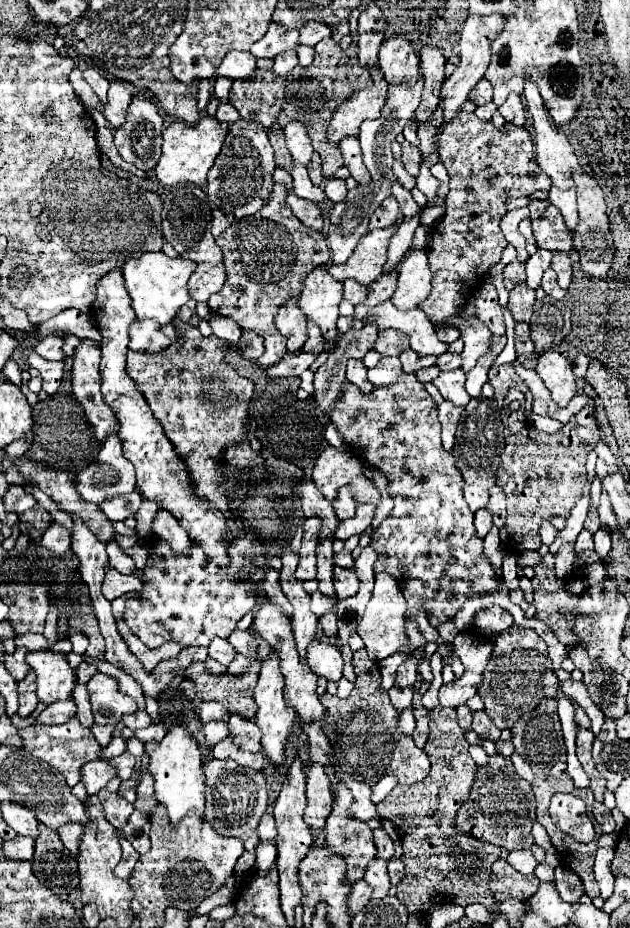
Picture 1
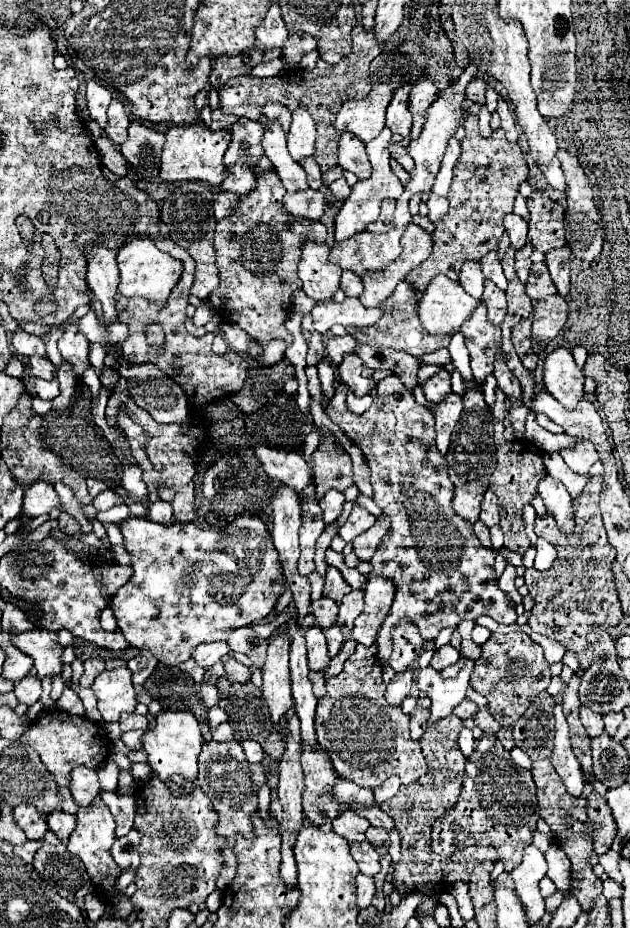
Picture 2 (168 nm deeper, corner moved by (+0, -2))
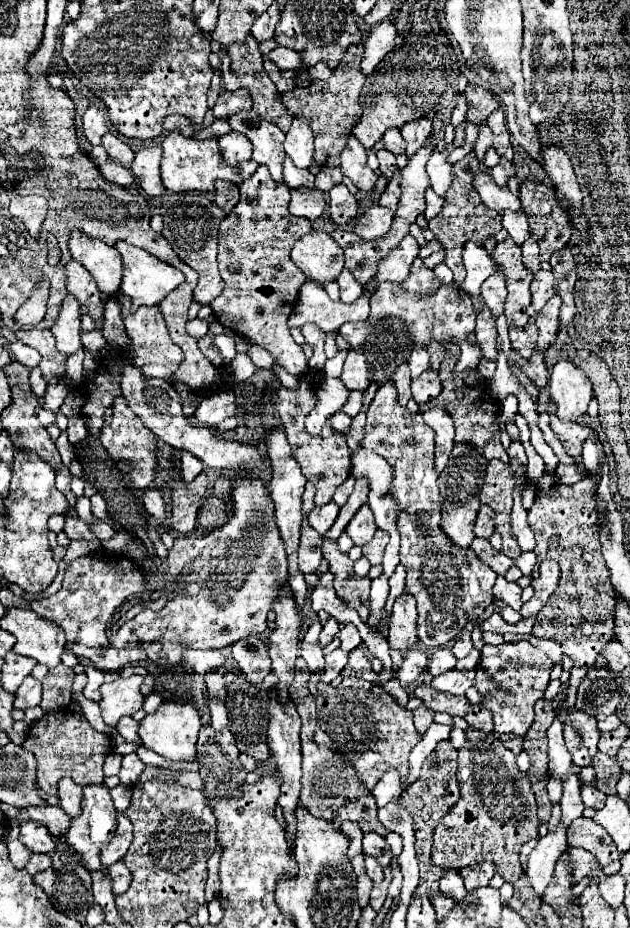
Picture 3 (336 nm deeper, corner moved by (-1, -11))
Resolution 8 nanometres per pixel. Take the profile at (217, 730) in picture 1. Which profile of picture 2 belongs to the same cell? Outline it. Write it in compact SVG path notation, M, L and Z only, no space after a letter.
M218 706L210 708L210 710L208 710L208 724L210 724L210 730L214 732L222 722L228 722L226 712L224 712L222 708L218 708Z

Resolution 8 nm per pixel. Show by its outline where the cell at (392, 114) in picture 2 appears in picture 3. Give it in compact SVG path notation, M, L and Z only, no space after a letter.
M389 129L389 131L385 131L385 135L383 135L381 141L383 141L385 149L391 151L393 155L401 155L401 153L405 151L405 141L403 141L399 129Z

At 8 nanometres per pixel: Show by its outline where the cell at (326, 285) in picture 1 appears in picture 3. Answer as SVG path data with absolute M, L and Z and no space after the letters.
M317 229L295 243L291 259L309 279L319 281L321 285L337 279L343 269L343 249L329 233Z

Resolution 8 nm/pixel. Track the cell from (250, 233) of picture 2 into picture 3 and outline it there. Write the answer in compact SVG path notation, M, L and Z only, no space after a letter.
M259 165L259 171L251 179L239 185L239 191L239 203L219 227L217 263L225 289L211 303L211 309L223 327L267 347L291 375L301 375L309 365L289 333L287 319L295 307L299 287L307 277L295 267L289 253L295 241L311 231L311 223L287 211L287 183L275 183L263 165Z

